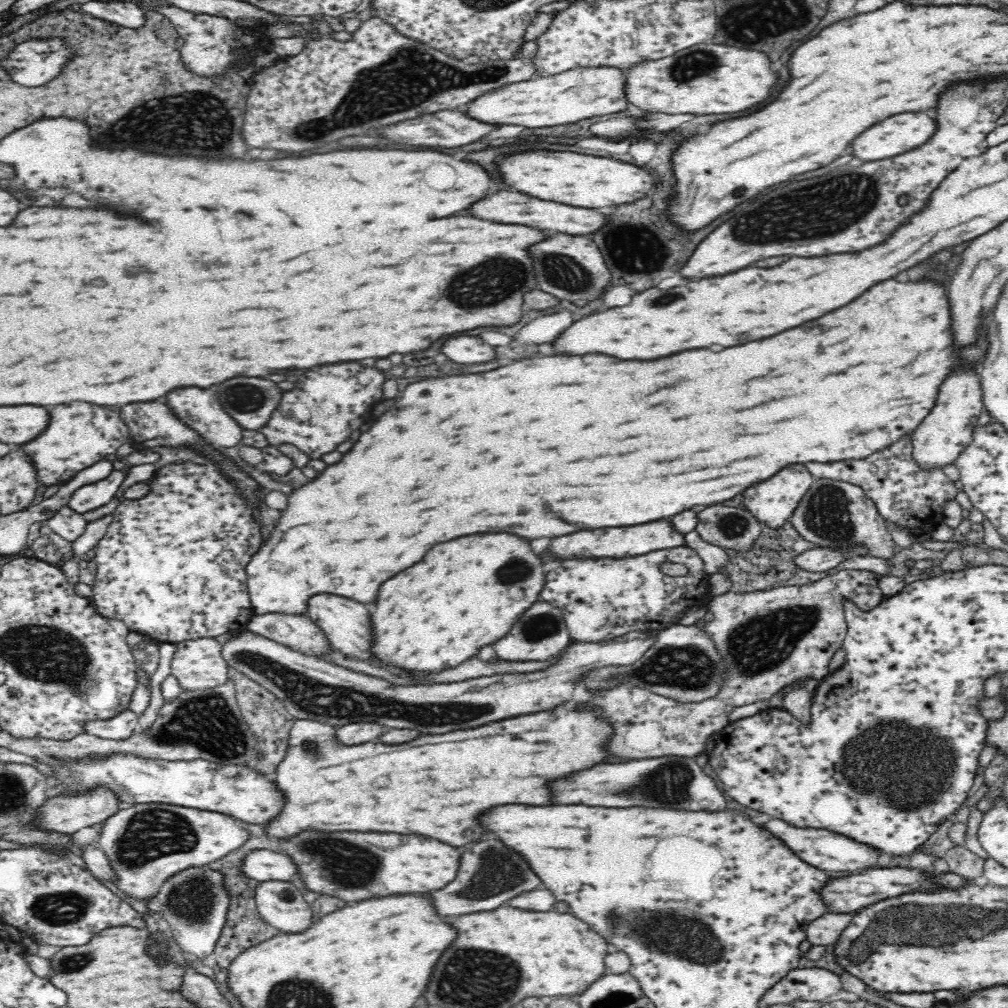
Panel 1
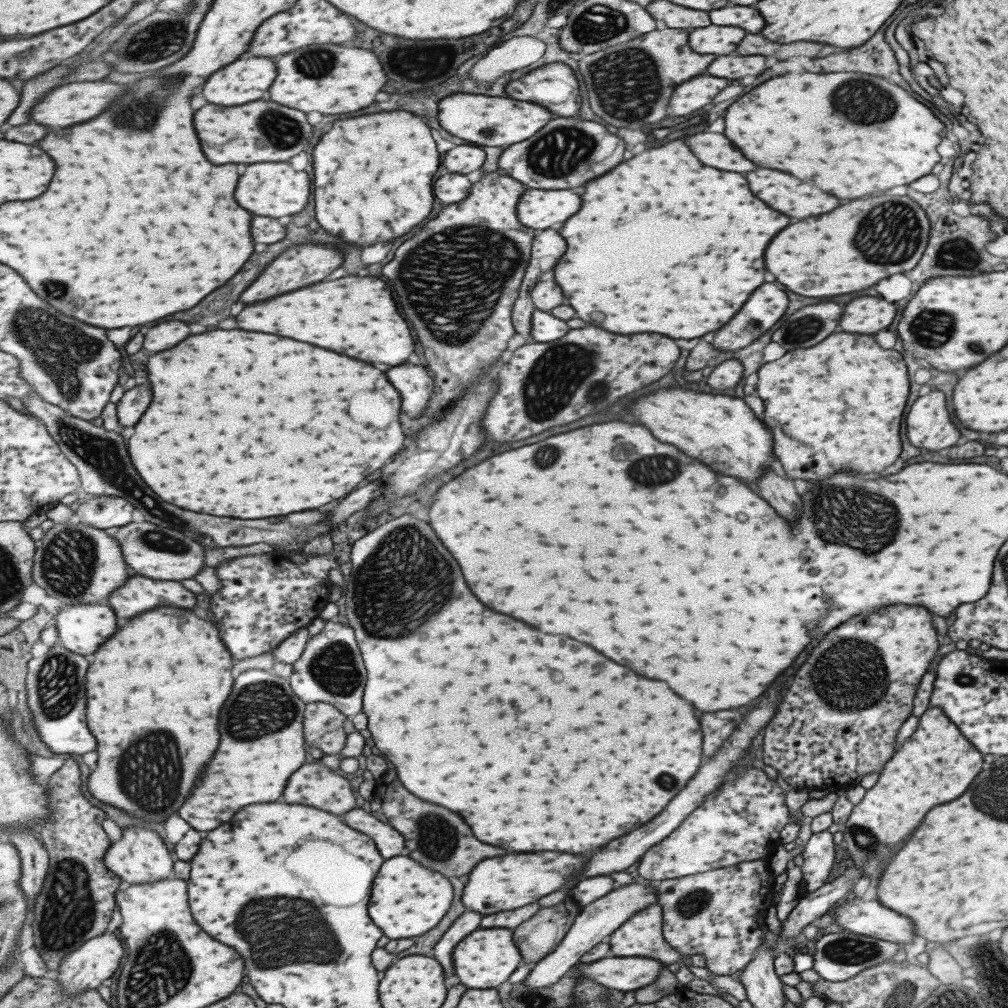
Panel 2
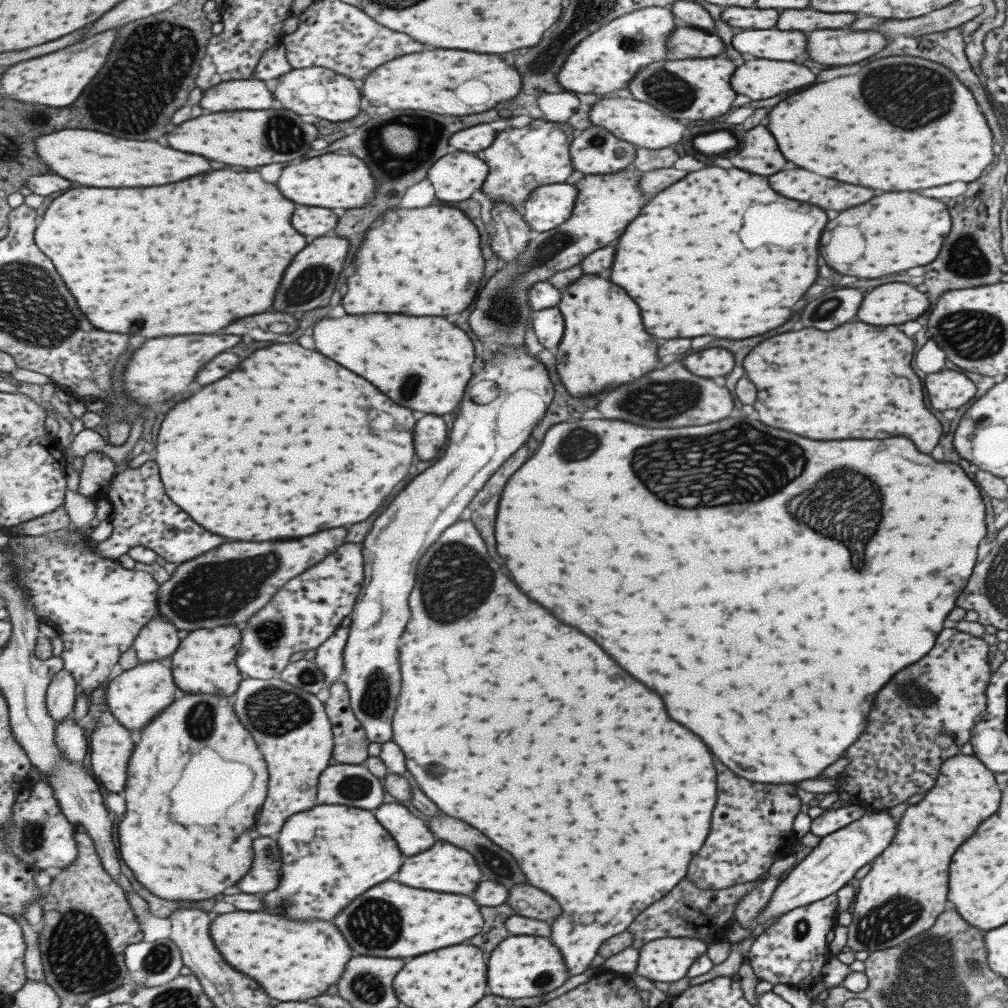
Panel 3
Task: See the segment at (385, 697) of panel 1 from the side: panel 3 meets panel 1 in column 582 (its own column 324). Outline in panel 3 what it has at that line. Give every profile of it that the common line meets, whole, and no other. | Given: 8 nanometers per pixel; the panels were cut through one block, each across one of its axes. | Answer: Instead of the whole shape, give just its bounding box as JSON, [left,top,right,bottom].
[315,628,351,684]

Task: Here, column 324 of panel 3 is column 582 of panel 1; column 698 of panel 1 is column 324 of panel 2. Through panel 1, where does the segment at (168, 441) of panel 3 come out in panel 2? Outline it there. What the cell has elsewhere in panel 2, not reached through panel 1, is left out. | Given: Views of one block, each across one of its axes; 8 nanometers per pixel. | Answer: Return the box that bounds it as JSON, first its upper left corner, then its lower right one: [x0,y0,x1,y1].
[129,330,407,518]

